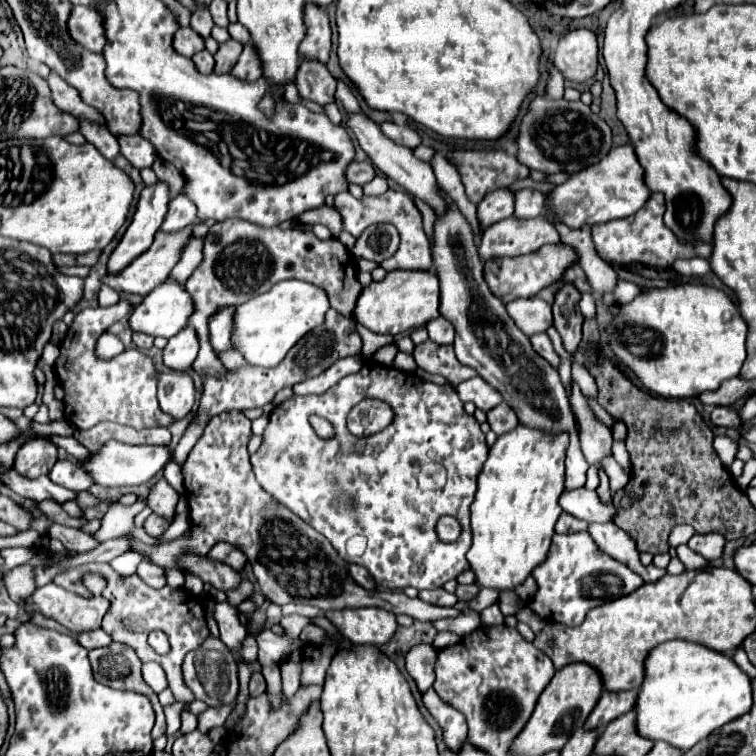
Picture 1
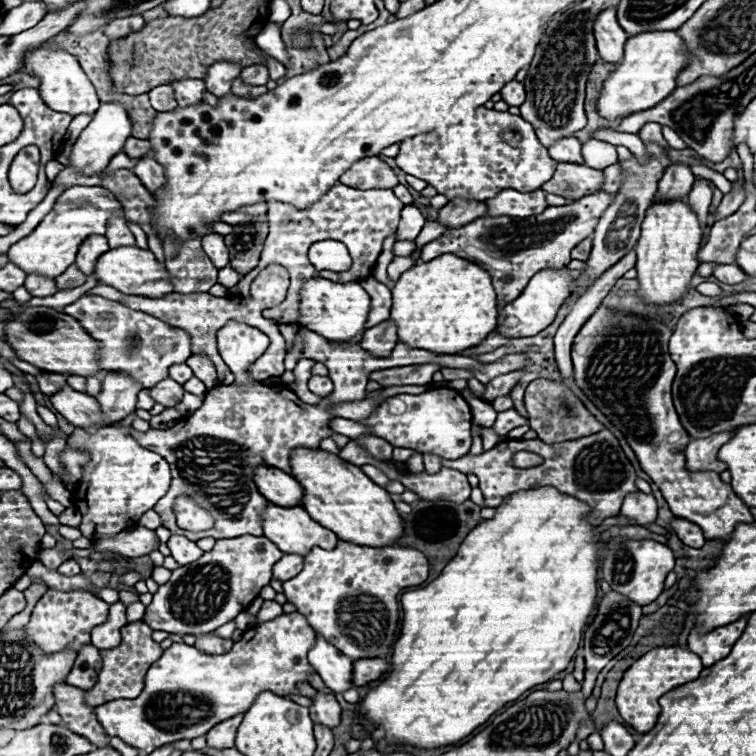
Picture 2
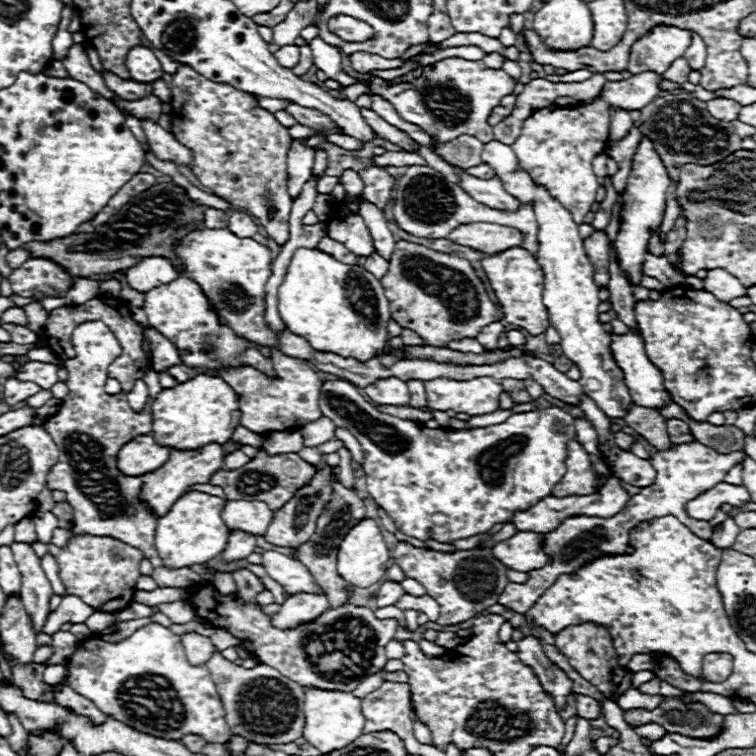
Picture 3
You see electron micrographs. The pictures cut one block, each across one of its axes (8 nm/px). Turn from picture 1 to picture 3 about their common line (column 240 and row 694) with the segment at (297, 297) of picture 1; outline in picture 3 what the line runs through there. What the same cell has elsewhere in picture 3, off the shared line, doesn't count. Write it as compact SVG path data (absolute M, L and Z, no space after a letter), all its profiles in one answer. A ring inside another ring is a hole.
M304 688L304 740L318 748L322 754L332 750L340 750L348 746L362 734L364 716L362 716L362 698L356 698L352 692L340 690L318 690L318 688Z

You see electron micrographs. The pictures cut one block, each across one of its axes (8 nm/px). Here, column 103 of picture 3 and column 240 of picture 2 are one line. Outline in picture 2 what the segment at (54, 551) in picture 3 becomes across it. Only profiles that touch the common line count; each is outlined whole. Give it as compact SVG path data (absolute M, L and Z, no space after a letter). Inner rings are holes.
M238 536L216 540L210 552L204 552L196 562L180 566L172 570L172 578L158 588L150 606L146 606L144 620L152 630L164 630L168 634L208 634L214 632L218 626L234 620L242 610L250 606L252 600L258 598L260 590L270 584L272 566L282 558L282 552L264 536Z

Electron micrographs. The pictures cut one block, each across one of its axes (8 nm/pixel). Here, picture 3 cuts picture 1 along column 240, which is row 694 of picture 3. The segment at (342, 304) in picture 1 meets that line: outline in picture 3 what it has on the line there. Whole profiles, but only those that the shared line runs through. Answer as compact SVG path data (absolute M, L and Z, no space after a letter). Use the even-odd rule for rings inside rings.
M218 652L206 662L222 704L226 706L226 722L232 734L258 744L288 744L302 738L304 728L304 690L278 670L258 664L254 668L236 666Z

